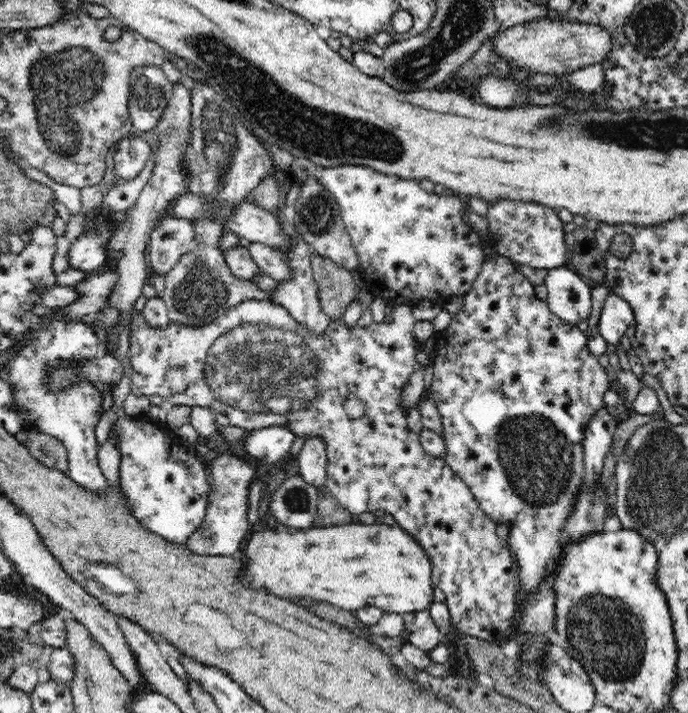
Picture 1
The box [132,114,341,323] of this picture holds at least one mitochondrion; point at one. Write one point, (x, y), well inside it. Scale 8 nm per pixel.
(317, 215)

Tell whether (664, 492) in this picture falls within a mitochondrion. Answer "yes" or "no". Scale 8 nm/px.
yes

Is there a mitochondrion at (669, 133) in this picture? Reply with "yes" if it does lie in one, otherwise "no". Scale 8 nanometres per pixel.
yes

